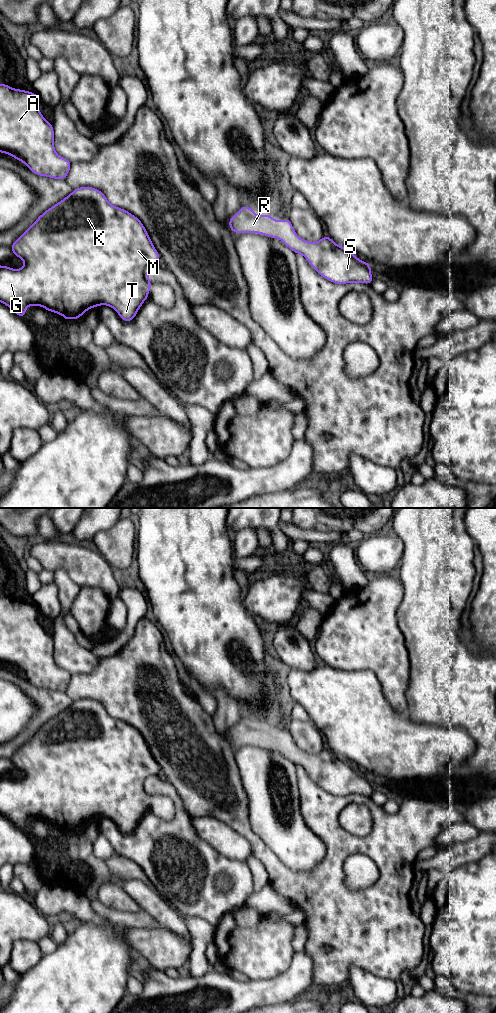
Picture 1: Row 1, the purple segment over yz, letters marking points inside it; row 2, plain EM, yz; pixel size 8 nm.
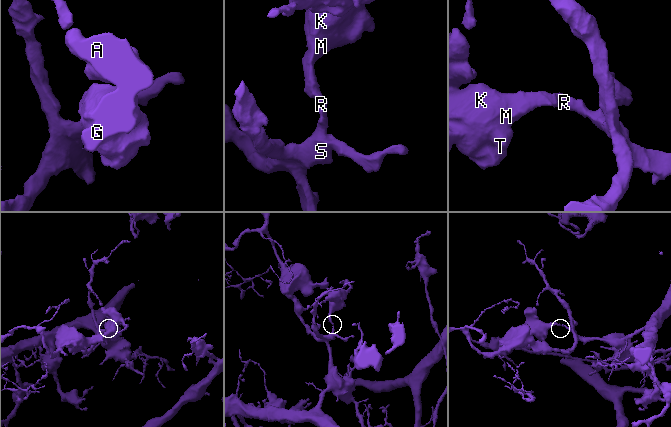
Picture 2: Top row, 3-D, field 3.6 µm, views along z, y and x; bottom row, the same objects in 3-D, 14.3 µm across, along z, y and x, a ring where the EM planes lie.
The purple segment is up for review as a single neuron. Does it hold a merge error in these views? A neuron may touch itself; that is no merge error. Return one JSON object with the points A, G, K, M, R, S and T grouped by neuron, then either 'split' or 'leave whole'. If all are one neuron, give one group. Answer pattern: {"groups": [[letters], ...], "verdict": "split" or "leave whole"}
{"groups": [["A", "G", "K", "M", "R", "S", "T"]], "verdict": "leave whole"}

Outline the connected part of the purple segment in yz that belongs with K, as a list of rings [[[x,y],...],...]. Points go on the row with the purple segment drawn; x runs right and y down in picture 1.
[[[90,186],[74,189],[72,193],[63,200],[47,209],[20,237],[15,240],[12,245],[10,245],[10,248],[15,256],[24,261],[25,265],[21,269],[12,269],[8,266],[0,265],[0,302],[7,305],[21,318],[24,318],[26,309],[29,305],[41,306],[48,312],[60,314],[64,317],[65,321],[80,318],[90,308],[107,305],[112,307],[123,321],[129,322],[136,317],[139,308],[149,296],[149,290],[152,286],[148,276],[150,266],[153,263],[160,262],[159,253],[153,246],[142,222],[130,212],[113,206],[107,200],[103,192]]]

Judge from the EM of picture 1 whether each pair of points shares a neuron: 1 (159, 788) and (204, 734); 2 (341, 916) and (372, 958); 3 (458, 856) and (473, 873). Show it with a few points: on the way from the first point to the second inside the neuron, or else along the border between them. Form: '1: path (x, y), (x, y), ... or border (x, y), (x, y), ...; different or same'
1: border (160, 773), (174, 787), (180, 798); different
2: path (351, 926), (372, 948); same
3: border (485, 854), (454, 868), (445, 876); different

